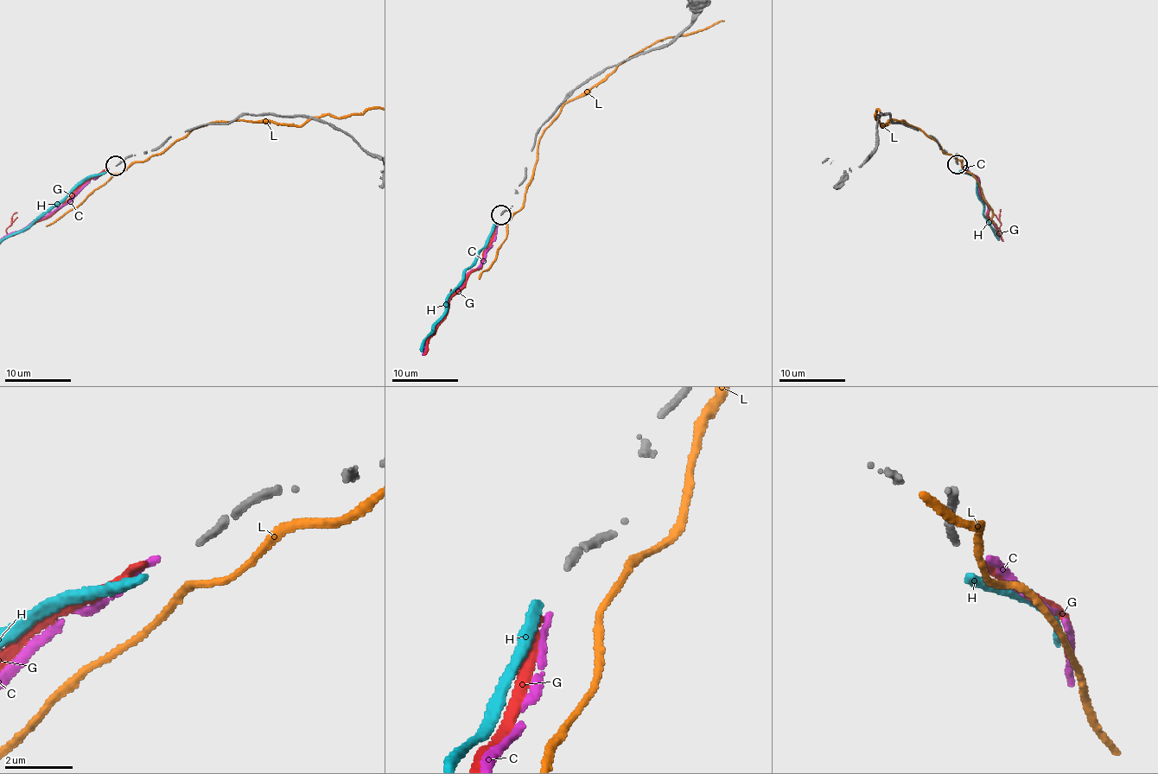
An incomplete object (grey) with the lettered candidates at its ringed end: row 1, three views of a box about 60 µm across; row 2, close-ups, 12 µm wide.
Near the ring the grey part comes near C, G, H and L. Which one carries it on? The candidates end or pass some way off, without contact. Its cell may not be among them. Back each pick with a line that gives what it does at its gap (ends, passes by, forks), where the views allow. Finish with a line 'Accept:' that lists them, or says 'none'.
C: it ends
Accept: C

